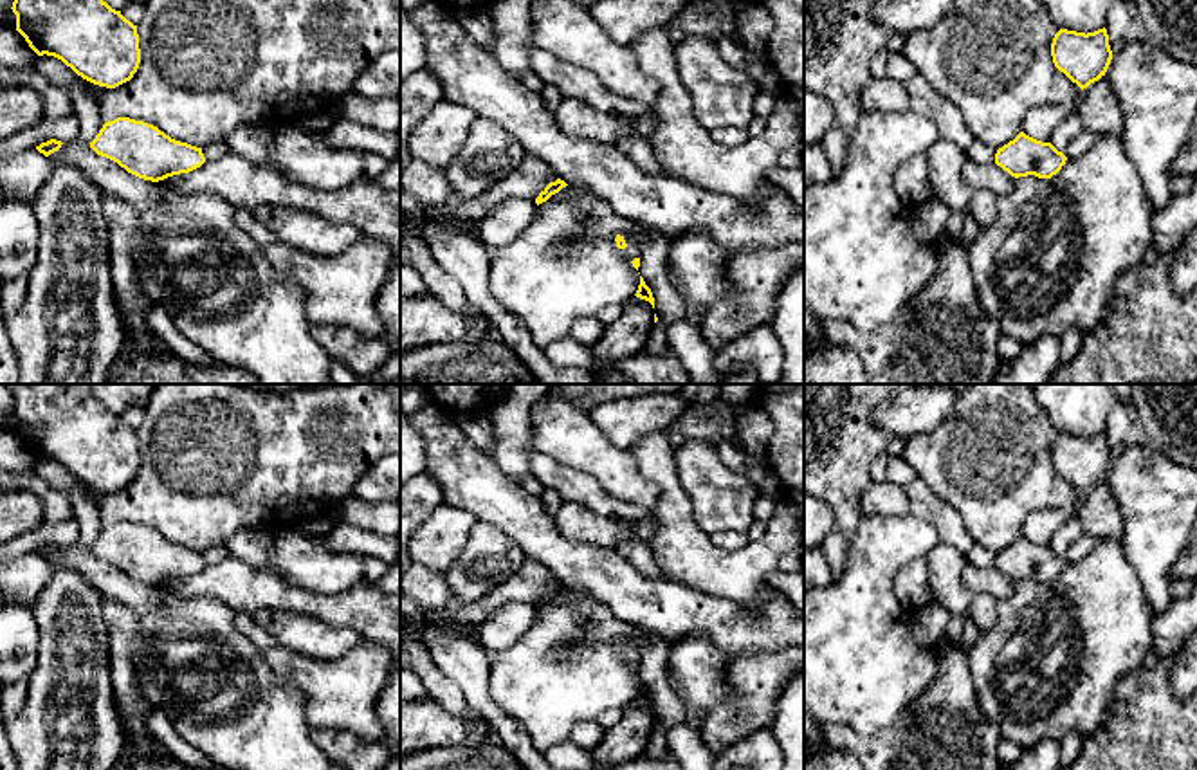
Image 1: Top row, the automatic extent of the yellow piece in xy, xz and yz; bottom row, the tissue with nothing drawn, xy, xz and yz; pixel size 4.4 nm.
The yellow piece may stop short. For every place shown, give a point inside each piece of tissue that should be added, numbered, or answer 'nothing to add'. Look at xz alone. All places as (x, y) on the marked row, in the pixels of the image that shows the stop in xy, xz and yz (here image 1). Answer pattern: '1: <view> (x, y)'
nothing to add

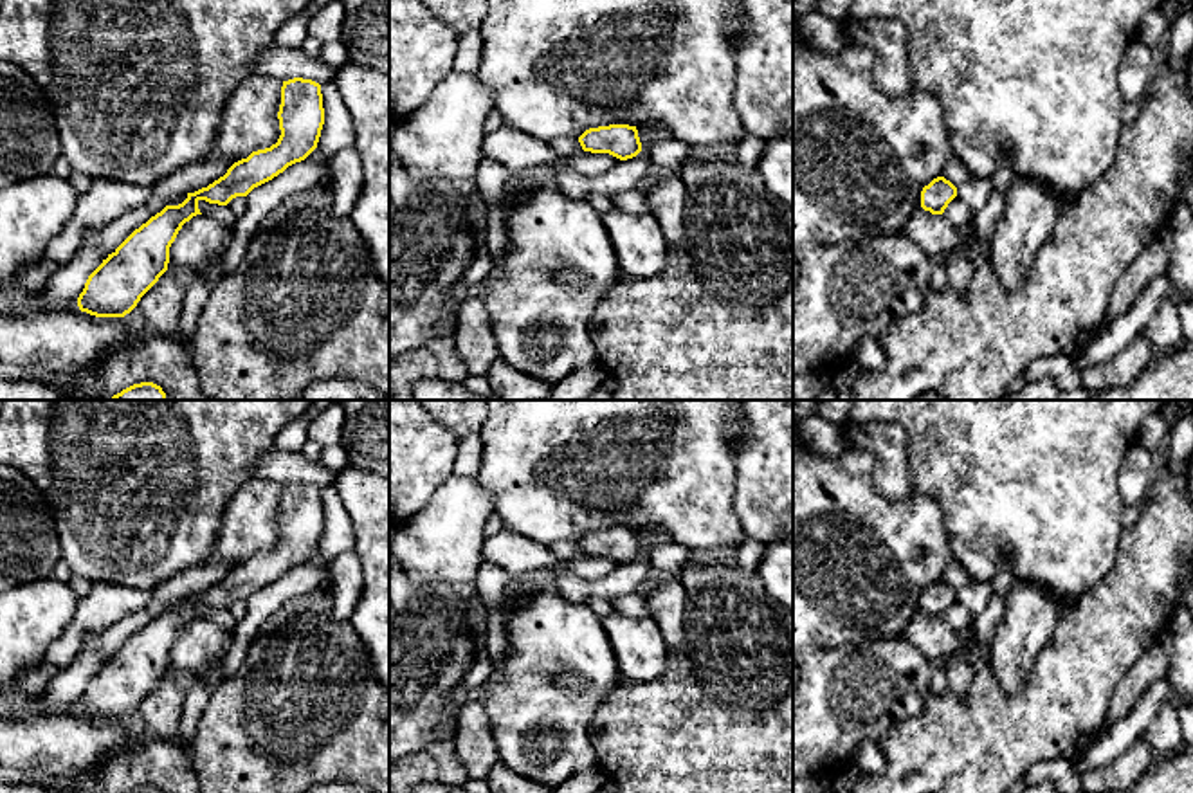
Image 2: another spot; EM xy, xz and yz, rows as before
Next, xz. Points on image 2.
nothing to add

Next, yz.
nothing to add

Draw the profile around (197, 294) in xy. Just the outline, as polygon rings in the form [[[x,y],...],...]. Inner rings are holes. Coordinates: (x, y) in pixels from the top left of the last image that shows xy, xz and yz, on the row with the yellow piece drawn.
[[[204,270],[195,274],[195,279],[186,290],[182,315],[180,315],[180,342],[189,350],[195,328],[198,323],[198,315],[213,294],[218,281],[209,281],[204,276]]]

